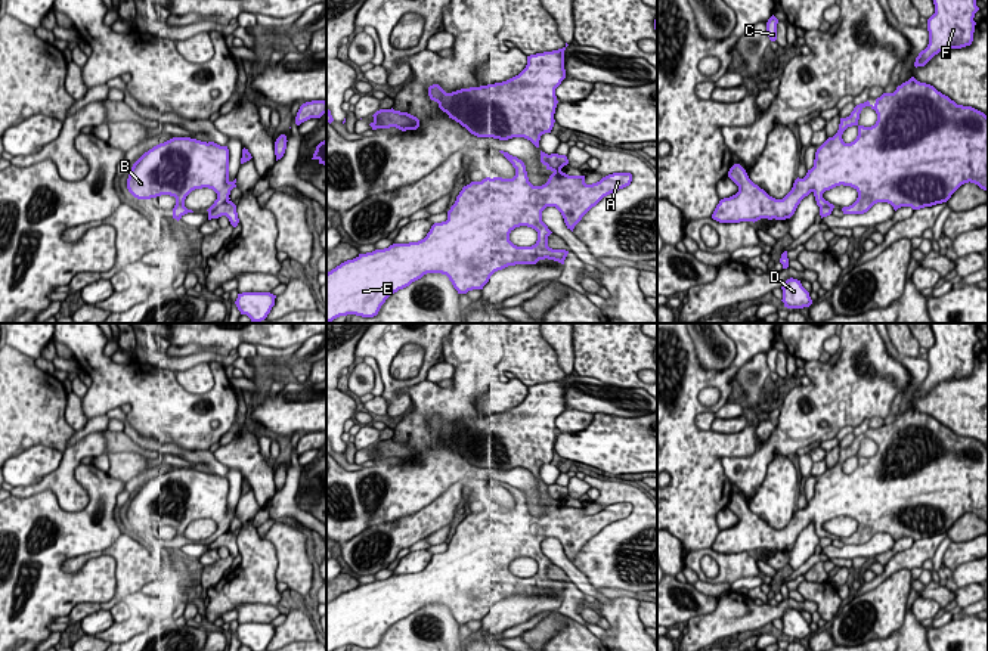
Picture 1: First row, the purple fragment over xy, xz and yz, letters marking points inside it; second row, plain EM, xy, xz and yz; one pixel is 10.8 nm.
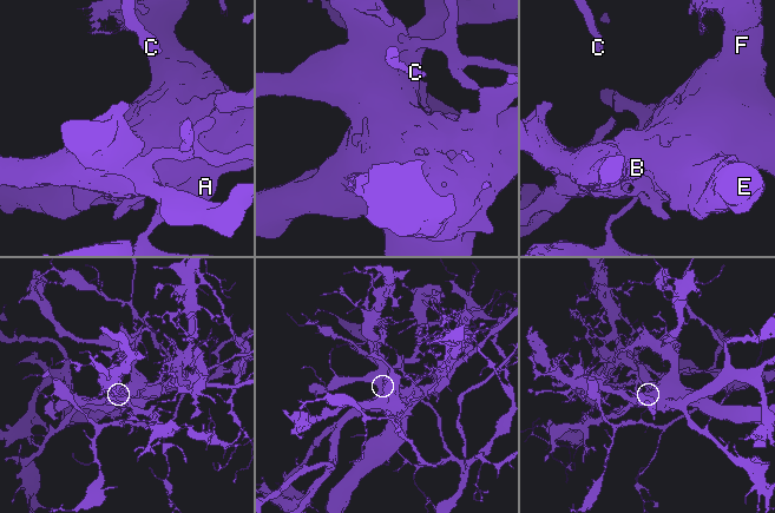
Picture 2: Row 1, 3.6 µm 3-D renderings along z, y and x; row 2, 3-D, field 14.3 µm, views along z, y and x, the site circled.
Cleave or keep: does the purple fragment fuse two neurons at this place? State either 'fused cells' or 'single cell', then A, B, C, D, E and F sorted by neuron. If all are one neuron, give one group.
fused cells; groups A B C E F / D

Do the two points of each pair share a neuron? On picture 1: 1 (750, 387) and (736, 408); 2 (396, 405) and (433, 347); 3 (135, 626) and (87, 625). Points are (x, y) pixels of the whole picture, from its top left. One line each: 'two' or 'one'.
1: two
2: one
3: two

